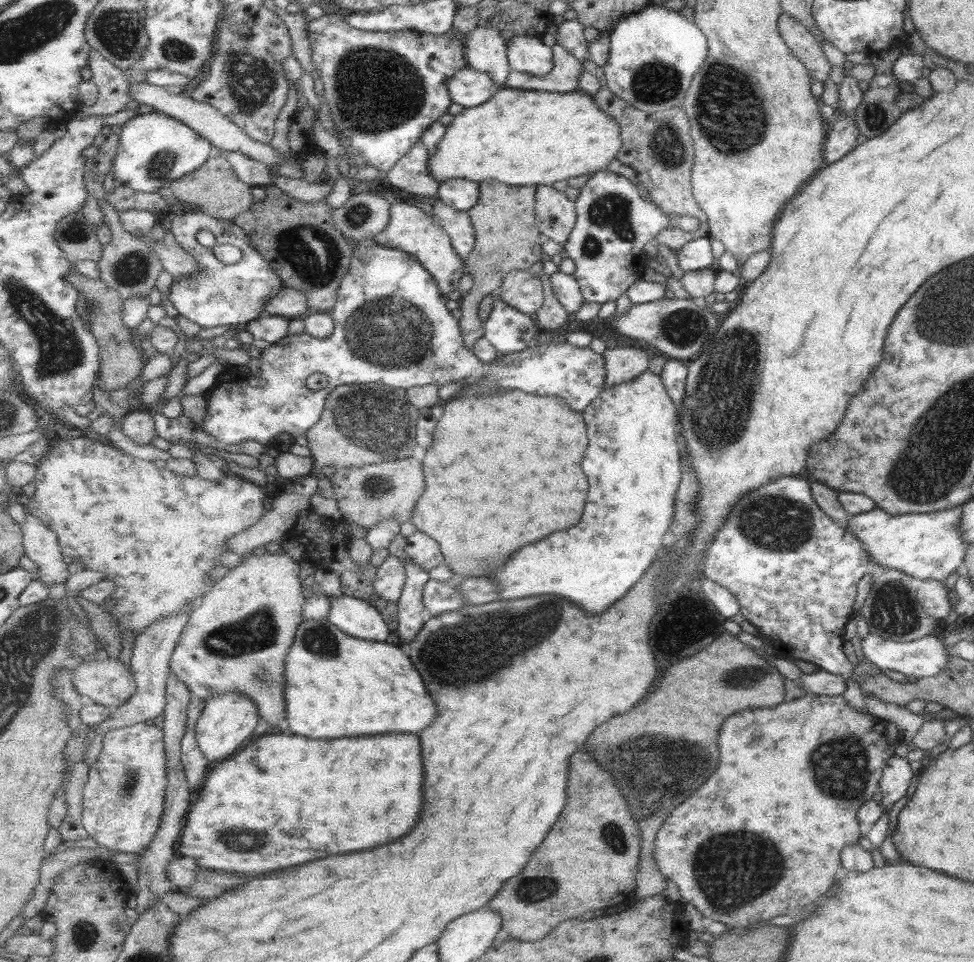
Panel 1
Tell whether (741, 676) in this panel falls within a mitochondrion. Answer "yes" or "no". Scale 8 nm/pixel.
yes

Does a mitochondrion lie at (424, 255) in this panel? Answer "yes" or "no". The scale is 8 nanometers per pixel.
no

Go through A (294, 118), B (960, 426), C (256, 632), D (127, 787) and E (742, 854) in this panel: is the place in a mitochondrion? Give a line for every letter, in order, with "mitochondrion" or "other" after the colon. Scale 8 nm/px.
A: other
B: mitochondrion
C: mitochondrion
D: mitochondrion
E: mitochondrion

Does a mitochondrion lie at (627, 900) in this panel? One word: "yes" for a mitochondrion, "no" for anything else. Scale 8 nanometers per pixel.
no

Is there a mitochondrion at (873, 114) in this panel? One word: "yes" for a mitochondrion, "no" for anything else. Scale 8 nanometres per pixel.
yes

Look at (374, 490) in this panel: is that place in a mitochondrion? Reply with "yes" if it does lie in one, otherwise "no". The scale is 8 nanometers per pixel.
yes

